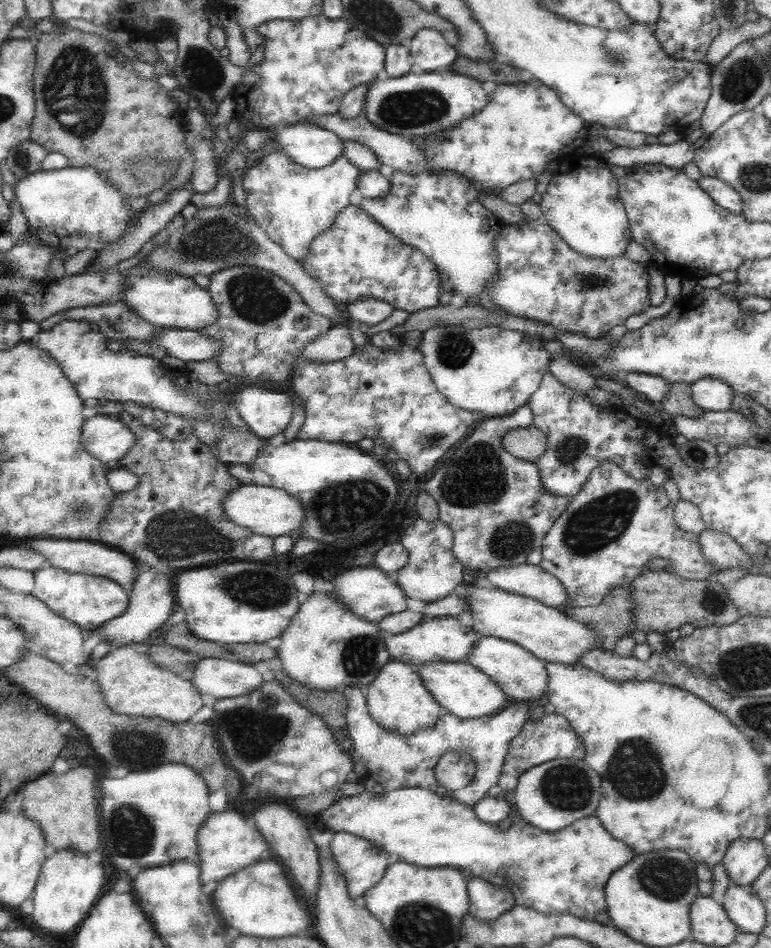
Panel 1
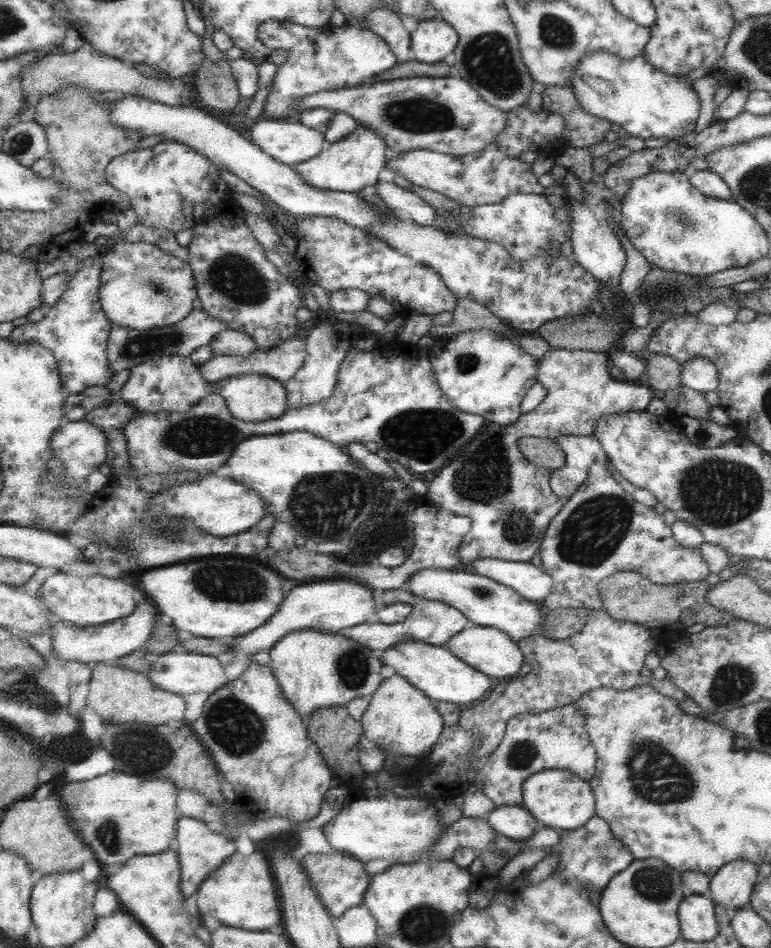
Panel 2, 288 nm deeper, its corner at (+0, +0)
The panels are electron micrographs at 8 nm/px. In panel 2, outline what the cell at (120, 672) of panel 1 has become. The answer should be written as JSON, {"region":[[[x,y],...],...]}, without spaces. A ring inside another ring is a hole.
{"region":[[[95,664],[91,668],[87,708],[91,708],[103,720],[103,724],[125,726],[125,724],[137,722],[137,724],[149,724],[149,726],[165,726],[183,718],[185,702],[183,698],[151,684],[147,674],[139,674],[115,664]]]}

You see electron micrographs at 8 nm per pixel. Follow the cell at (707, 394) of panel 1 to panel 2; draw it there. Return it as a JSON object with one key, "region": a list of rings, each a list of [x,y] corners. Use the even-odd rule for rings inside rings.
{"region":[[[689,358],[681,366],[679,380],[681,380],[681,386],[705,396],[707,392],[717,390],[719,372],[717,372],[717,366],[707,358]]]}

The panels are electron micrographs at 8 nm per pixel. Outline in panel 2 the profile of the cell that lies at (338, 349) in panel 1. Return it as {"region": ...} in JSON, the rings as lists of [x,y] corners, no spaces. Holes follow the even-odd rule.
{"region":[[[291,338],[283,344],[279,344],[277,348],[271,348],[267,352],[255,352],[251,356],[213,356],[209,362],[205,362],[203,366],[199,366],[201,370],[201,376],[203,380],[207,382],[207,388],[205,388],[205,396],[211,394],[211,382],[221,382],[229,376],[237,376],[237,374],[265,374],[265,376],[271,376],[275,380],[279,380],[281,384],[287,382],[297,370],[299,366],[303,364],[303,358],[305,358],[305,348],[303,348],[305,340],[297,340],[297,338]]]}

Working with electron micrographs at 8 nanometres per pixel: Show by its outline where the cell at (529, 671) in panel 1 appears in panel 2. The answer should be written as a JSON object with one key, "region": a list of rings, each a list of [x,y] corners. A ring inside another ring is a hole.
{"region":[[[471,626],[465,628],[463,632],[457,632],[457,636],[451,636],[443,648],[447,648],[449,652],[453,652],[459,660],[463,660],[465,664],[469,664],[471,668],[487,674],[489,678],[495,678],[499,682],[507,682],[517,678],[517,672],[521,668],[523,662],[523,652],[517,646],[515,640],[511,640],[505,632],[499,632],[495,628],[479,628],[479,626]]]}

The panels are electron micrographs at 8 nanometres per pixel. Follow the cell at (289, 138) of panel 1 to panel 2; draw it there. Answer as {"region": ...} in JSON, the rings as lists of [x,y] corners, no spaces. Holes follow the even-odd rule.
{"region":[[[257,120],[249,130],[249,138],[267,156],[281,164],[305,162],[323,150],[323,134],[303,126],[299,120]]]}

